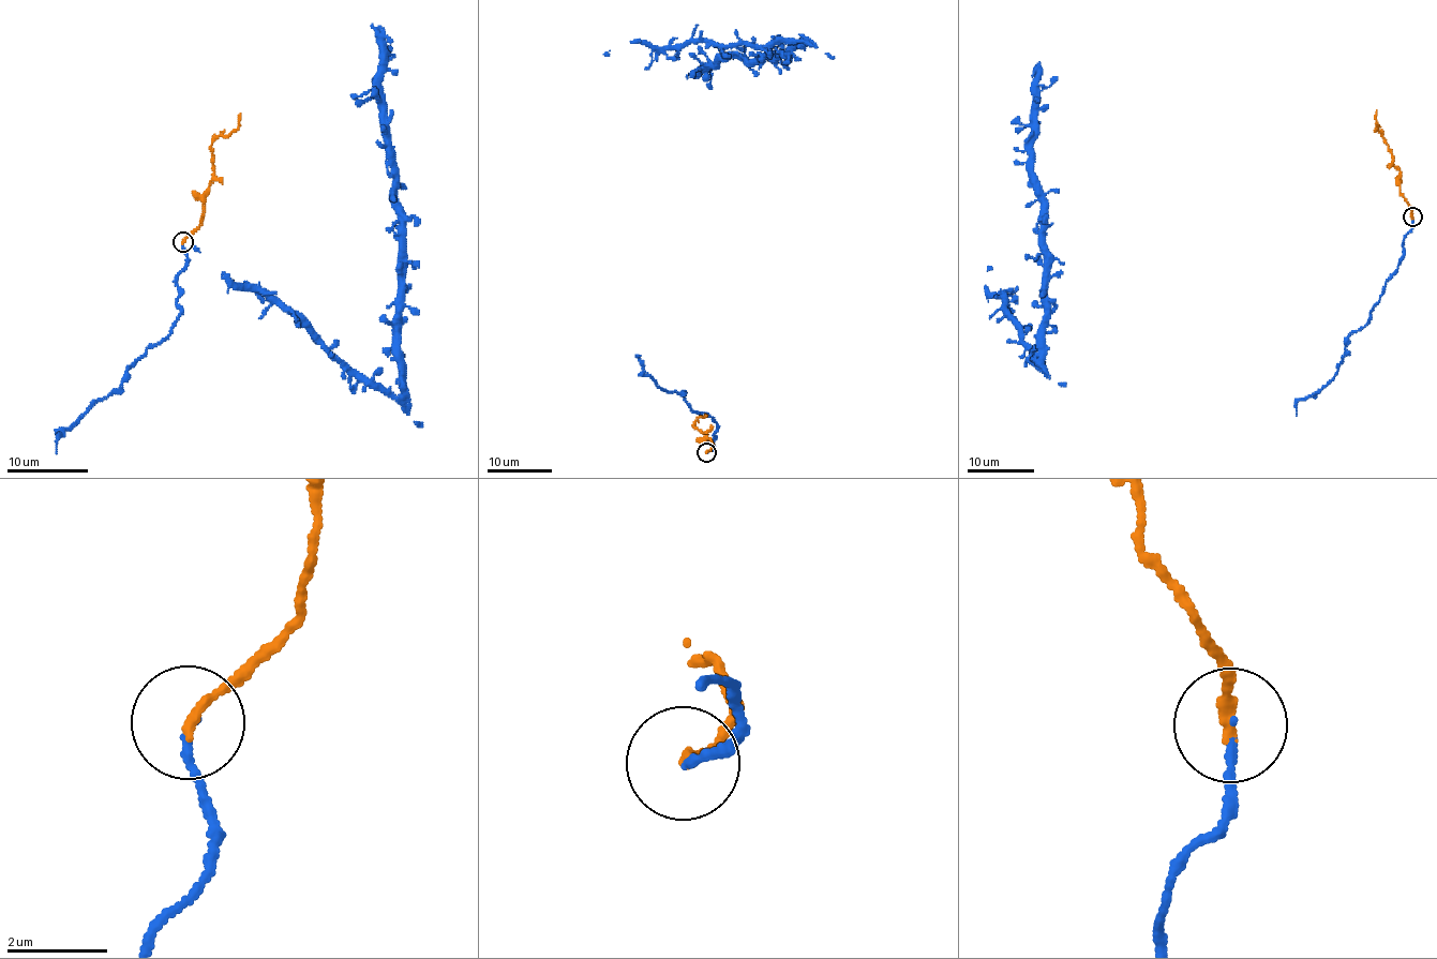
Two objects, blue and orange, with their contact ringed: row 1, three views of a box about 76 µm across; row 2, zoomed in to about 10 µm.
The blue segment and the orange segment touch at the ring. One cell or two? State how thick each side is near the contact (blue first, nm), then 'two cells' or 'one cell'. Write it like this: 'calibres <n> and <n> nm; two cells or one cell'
calibres 140 and 220 nm; one cell

